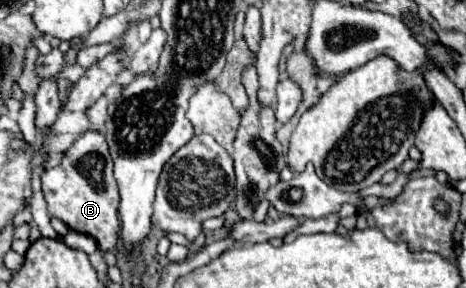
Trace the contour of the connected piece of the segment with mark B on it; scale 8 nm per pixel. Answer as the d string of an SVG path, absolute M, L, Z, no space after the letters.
M84 133L74 145L72 149L68 149L66 157L62 159L62 163L54 169L46 169L42 173L42 193L44 199L48 203L48 211L52 217L64 221L70 229L90 235L96 239L98 247L102 251L112 251L116 241L118 241L118 231L120 231L120 221L116 219L116 207L120 203L118 197L118 183L112 175L112 157L108 153L108 145L106 145L106 137L100 133Z

